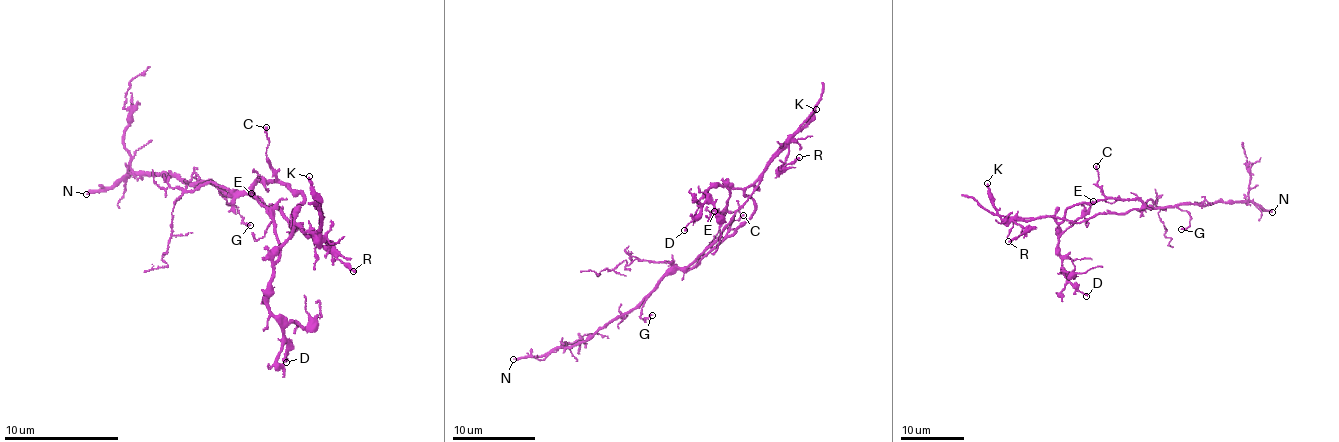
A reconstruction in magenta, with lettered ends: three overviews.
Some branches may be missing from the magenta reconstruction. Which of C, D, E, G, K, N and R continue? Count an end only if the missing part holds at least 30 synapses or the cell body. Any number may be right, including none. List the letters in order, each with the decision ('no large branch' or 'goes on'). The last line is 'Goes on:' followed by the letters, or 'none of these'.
C: no large branch
D: no large branch
E: no large branch
G: no large branch
K: no large branch
N: goes on
R: no large branch
Goes on: N

